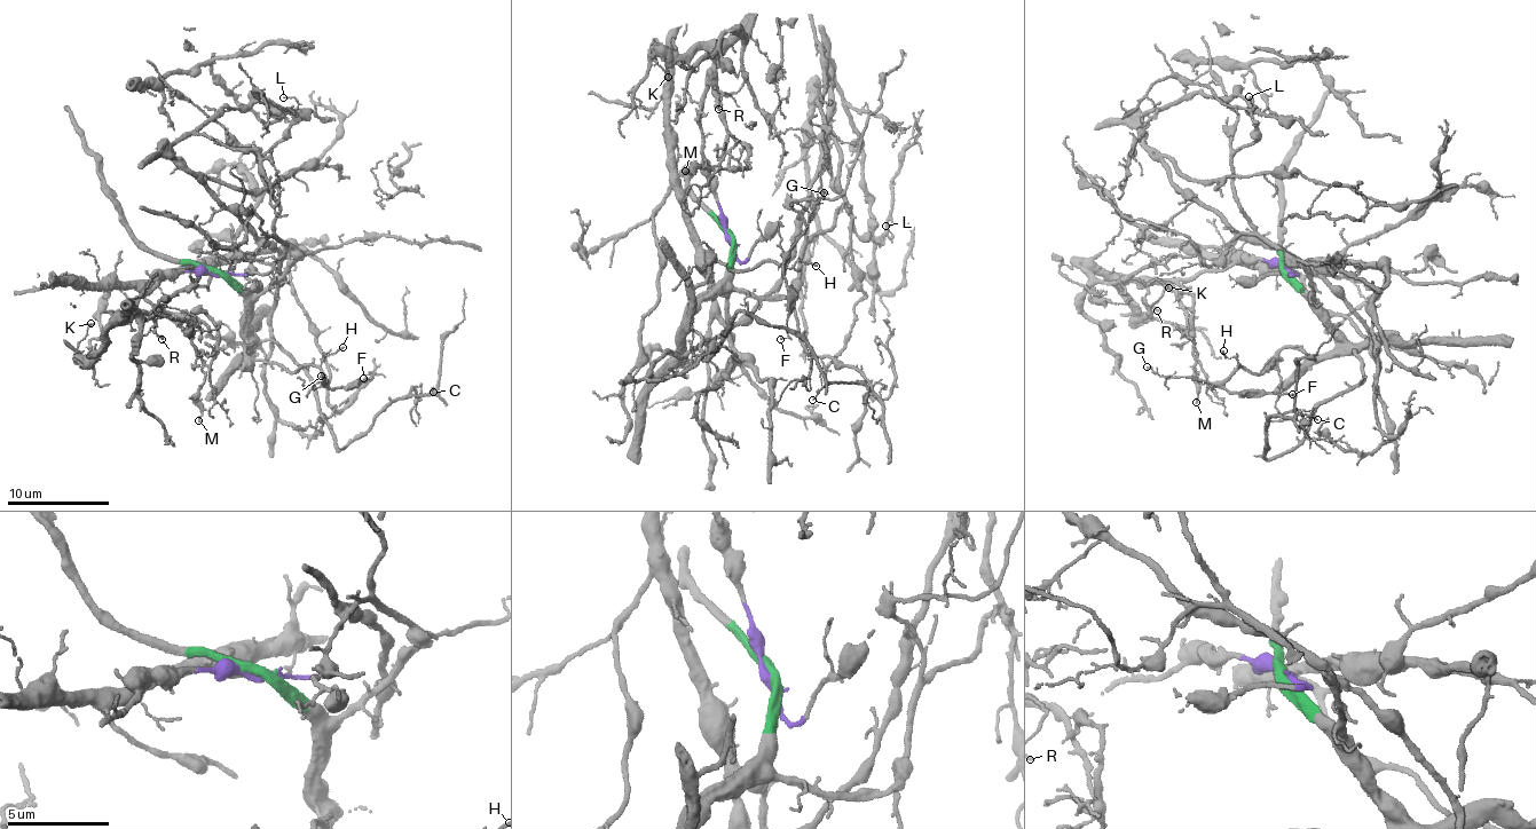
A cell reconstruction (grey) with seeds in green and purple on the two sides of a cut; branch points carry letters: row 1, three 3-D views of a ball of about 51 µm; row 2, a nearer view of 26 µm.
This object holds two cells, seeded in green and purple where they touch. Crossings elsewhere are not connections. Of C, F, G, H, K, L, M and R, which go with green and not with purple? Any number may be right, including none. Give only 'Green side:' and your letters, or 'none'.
Green side: C, F, G, H, L

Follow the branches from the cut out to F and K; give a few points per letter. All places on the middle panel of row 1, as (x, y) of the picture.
F: (729, 237), (732, 247), (724, 276), (690, 304), (714, 258), (740, 269), (784, 262), (787, 336), (780, 338)
K: (729, 237), (714, 197), (700, 120), (713, 62), (707, 53), (655, 56), (668, 78)

